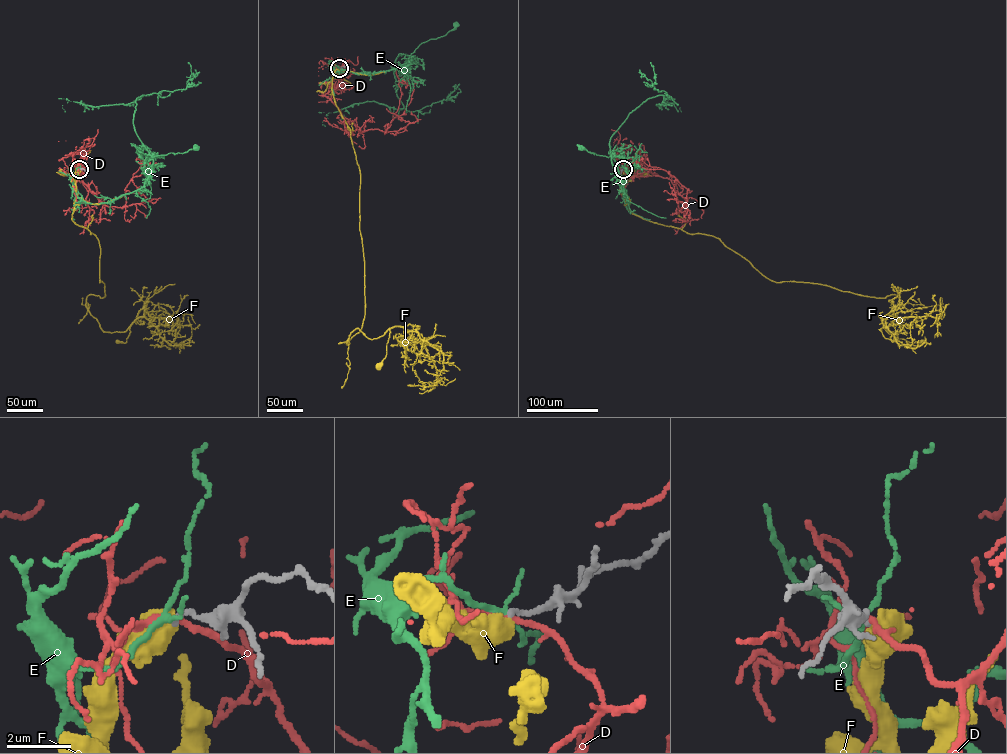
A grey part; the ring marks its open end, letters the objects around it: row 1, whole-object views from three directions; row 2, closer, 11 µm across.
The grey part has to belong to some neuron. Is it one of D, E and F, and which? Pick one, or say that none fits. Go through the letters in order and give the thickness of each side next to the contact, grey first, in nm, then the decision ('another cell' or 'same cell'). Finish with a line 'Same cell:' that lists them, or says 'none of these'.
D: 150 nm thick on the grey side, 190 nm on the other; another cell
E: 140 nm thick on the grey side, 130 nm on the other; another cell
F: 140 nm thick on the grey side, 650 nm on the other; another cell
Same cell: none of these

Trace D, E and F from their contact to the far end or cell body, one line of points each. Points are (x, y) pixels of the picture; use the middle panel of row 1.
D: (339, 68), (341, 83), (325, 95), (359, 131), (385, 132), (398, 108), (401, 93), (396, 71), (402, 68)
E: (339, 68), (337, 72), (332, 68), (359, 74), (402, 67), (422, 43), (444, 36), (455, 25)
F: (339, 68), (364, 267), (346, 343), (389, 328), (378, 366)

